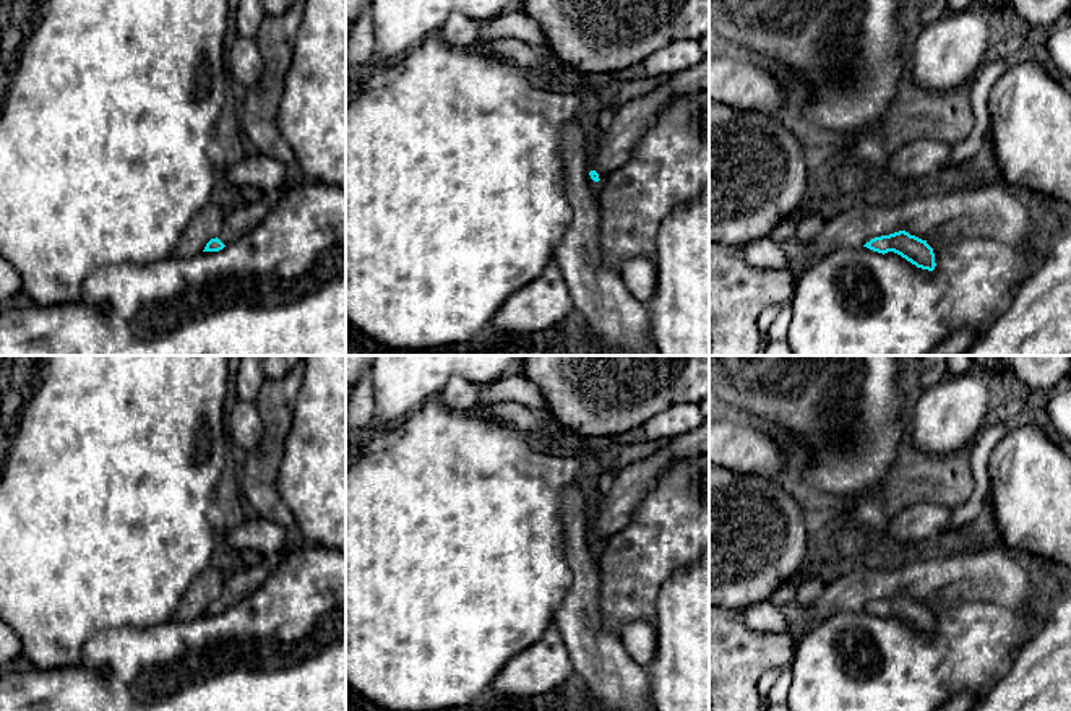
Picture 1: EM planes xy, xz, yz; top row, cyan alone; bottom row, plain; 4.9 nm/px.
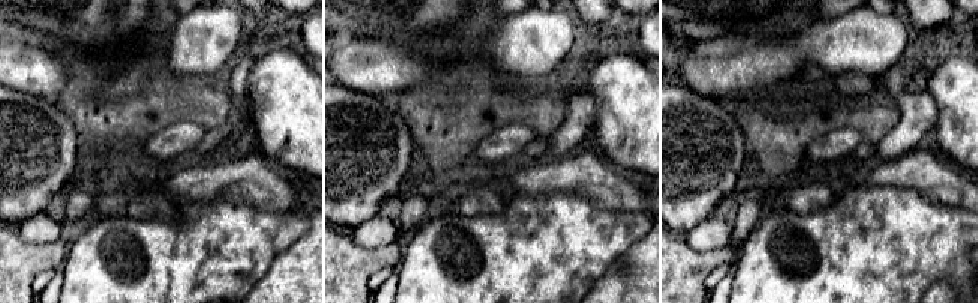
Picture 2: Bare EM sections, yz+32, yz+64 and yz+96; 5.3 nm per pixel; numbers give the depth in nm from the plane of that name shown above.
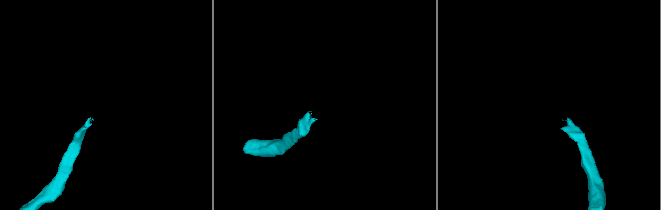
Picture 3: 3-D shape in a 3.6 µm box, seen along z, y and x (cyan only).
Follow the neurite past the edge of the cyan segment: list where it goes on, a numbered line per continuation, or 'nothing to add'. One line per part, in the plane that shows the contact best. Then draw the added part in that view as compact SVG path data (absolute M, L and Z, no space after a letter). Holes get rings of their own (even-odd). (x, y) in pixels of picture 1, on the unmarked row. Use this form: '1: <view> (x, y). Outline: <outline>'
1: xz (610, 513). Outline: M709 417L685 435L672 438L669 445L643 461L626 466L613 479L605 497L594 497L591 506L591 531L599 542L612 537L631 521L633 513L651 492L660 474L677 461L709 453Z

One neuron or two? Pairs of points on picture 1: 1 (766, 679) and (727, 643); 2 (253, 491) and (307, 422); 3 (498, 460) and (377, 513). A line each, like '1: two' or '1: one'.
1: two
2: two
3: one

